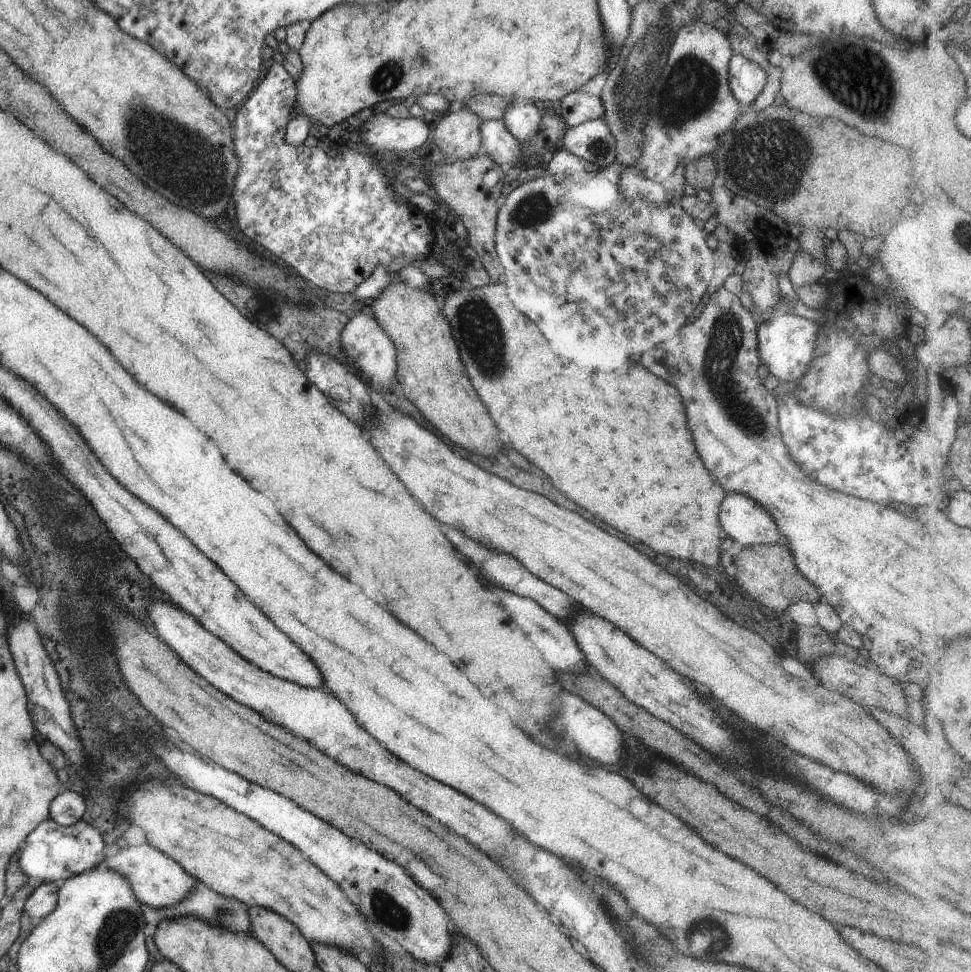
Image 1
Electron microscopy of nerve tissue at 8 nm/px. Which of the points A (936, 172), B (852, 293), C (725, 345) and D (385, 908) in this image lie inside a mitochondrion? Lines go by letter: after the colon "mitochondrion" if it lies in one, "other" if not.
A: other
B: other
C: mitochondrion
D: mitochondrion

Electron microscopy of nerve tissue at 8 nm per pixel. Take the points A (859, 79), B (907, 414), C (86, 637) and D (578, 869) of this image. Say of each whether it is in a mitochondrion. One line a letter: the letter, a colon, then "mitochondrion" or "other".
A: mitochondrion
B: other
C: other
D: other

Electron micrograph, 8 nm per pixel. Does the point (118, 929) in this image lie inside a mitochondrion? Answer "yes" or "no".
yes

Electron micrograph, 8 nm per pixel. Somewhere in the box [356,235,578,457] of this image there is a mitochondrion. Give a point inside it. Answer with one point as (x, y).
(477, 327)

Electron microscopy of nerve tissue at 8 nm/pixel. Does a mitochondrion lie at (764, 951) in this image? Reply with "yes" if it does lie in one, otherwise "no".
no

